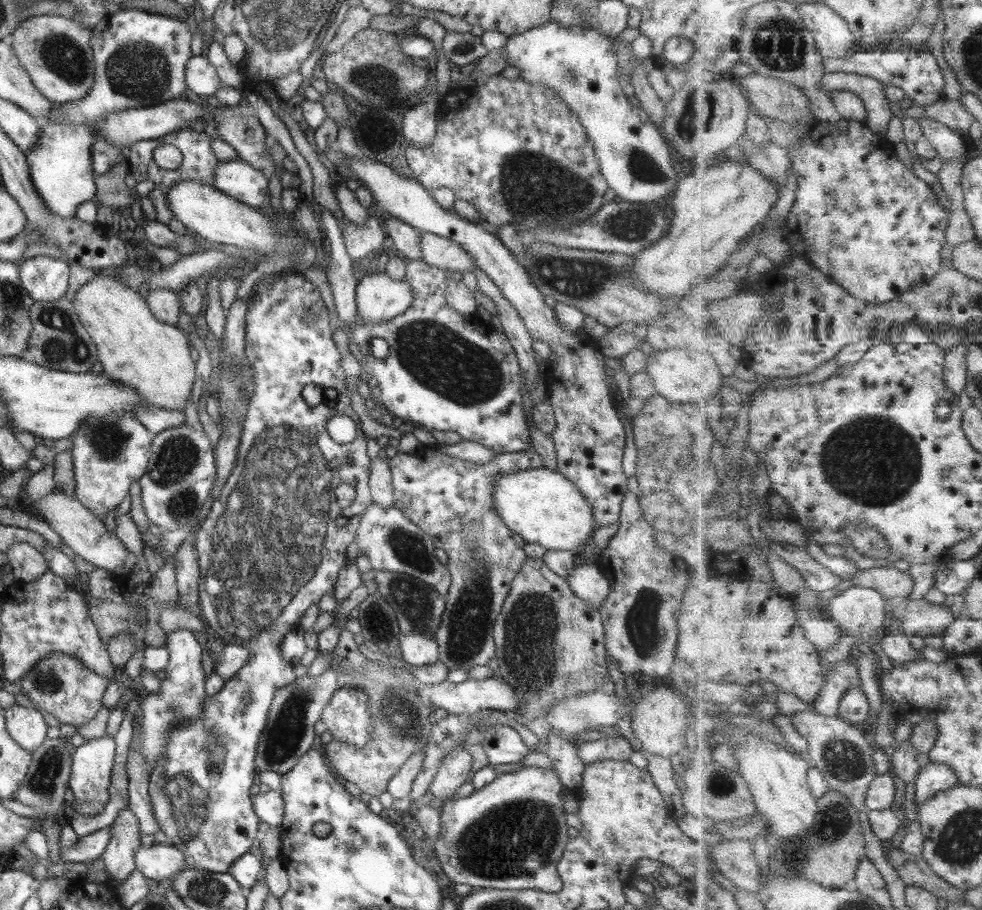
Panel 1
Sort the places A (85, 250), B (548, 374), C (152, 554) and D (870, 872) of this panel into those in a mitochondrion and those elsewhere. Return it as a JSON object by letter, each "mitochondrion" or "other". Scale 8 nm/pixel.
{"A":"other","B":"other","C":"other","D":"other"}

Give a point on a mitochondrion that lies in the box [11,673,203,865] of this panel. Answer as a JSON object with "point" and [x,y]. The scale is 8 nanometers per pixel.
{"point":[42,785]}

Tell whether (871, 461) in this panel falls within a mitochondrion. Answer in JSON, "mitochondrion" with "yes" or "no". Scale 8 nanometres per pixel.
{"mitochondrion":"yes"}

